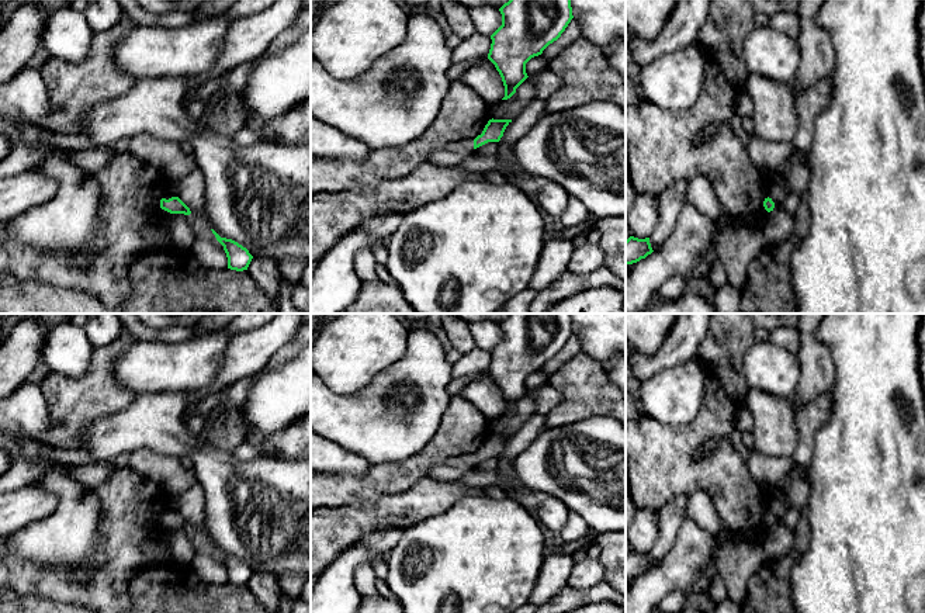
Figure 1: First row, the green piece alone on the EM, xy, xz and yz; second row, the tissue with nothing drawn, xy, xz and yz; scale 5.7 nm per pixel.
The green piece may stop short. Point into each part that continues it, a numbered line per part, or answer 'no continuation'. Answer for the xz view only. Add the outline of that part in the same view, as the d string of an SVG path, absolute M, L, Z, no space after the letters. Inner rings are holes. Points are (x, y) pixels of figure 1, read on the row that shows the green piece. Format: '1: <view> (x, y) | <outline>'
1: xz (450, 155) | M462 139L460 142L451 142L436 152L432 152L427 157L427 163L439 167L457 166L460 162L474 155L479 149L474 148L474 139Z

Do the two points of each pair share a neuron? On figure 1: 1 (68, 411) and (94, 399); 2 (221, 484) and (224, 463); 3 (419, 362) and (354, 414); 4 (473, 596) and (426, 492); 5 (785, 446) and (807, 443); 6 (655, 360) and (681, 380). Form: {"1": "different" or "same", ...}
{"1": "same", "2": "same", "3": "same", "4": "different", "5": "different", "6": "different"}

